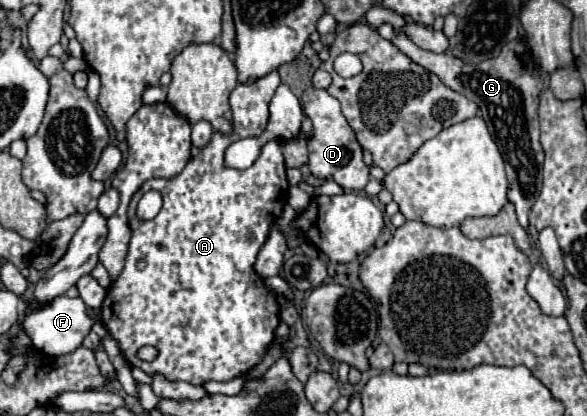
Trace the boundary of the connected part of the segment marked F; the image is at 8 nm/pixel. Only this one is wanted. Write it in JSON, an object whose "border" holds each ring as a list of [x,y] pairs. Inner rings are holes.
{"border":[[[60,296],[56,300],[52,300],[48,306],[40,306],[32,312],[28,312],[28,316],[24,318],[24,330],[28,332],[28,336],[32,338],[34,348],[40,354],[46,356],[64,356],[74,352],[76,348],[82,346],[84,338],[88,336],[90,328],[100,322],[100,308],[96,308],[96,318],[88,316],[86,312],[86,304],[82,302],[82,298],[68,298],[68,296]]]}

